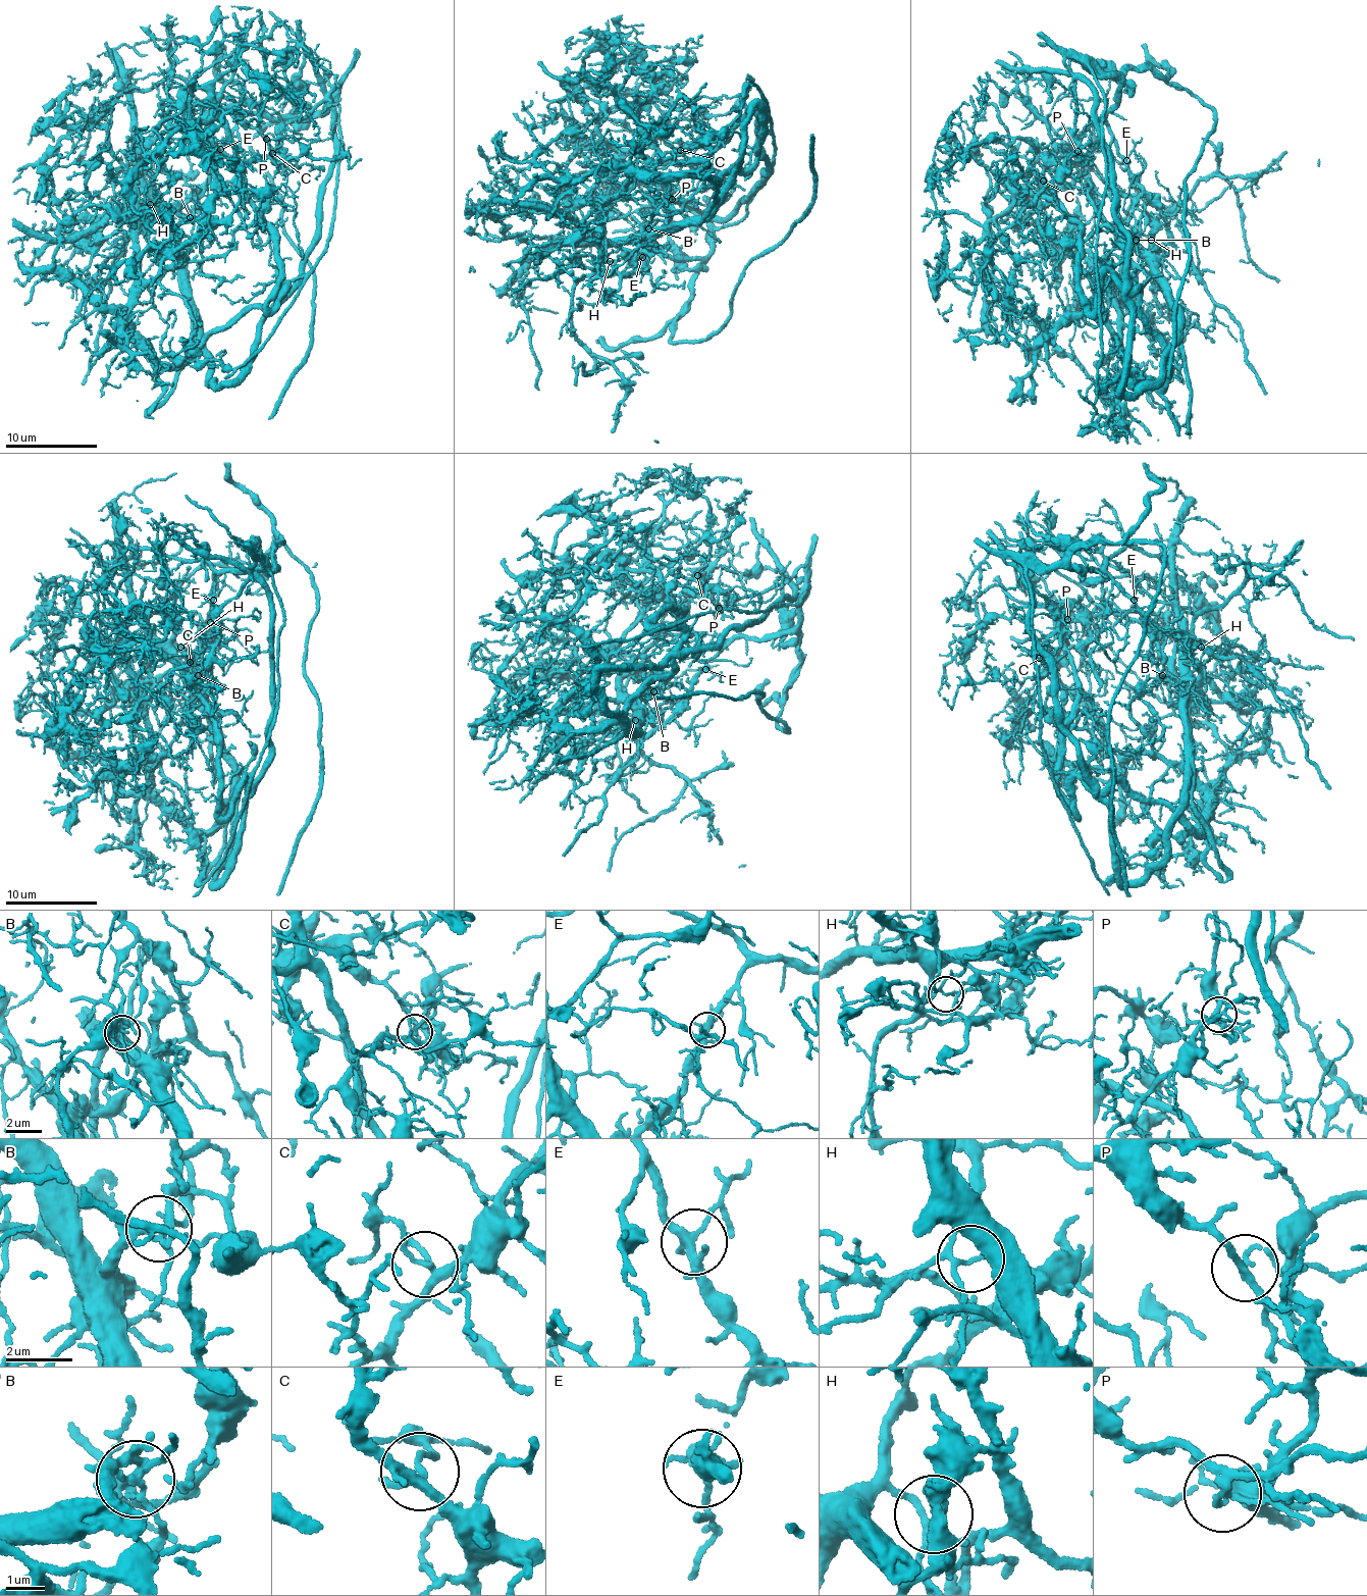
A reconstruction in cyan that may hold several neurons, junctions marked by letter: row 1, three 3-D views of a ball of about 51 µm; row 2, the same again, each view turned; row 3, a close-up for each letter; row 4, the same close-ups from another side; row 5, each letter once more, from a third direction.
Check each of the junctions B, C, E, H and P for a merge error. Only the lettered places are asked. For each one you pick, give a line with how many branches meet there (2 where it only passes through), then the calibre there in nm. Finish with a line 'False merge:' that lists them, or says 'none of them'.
B: branches 5; calibre 190 nm
H: branches 4; calibre 120 nm
P: branches 3; calibre 160 nm
False merge: B, H, P

